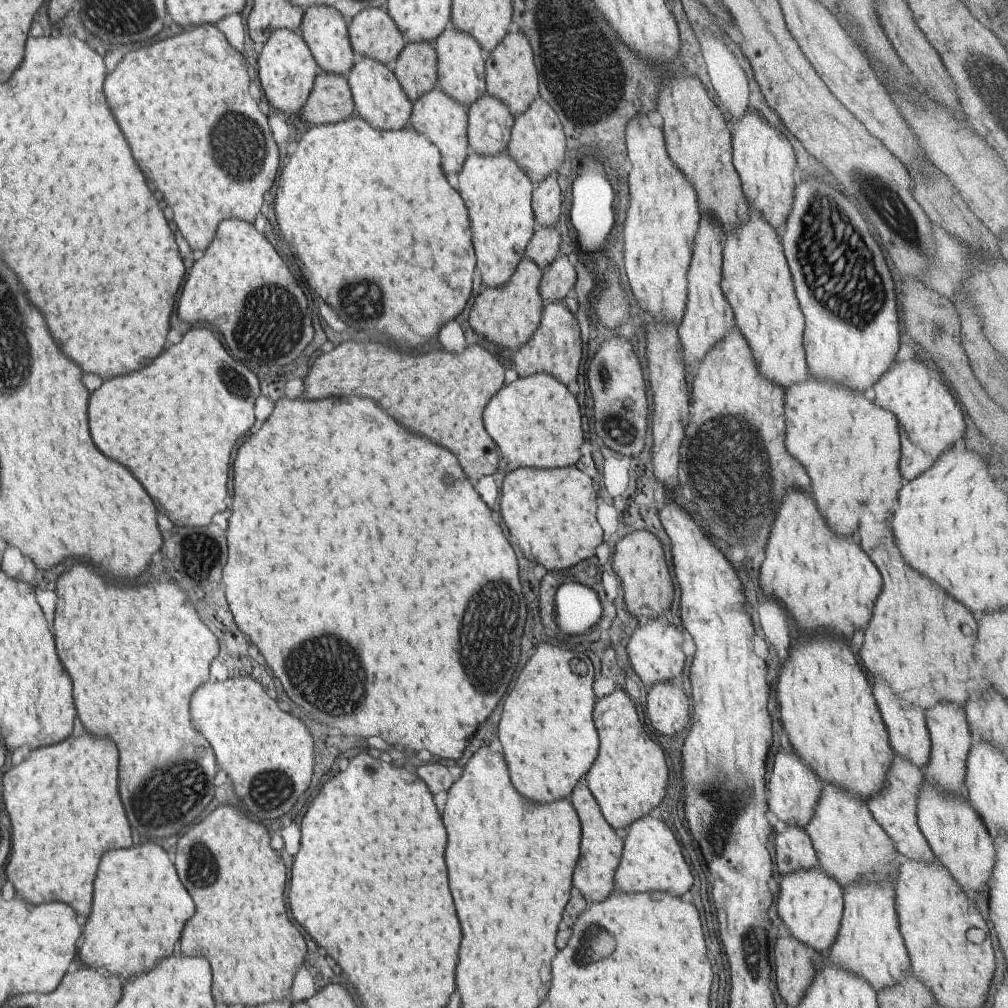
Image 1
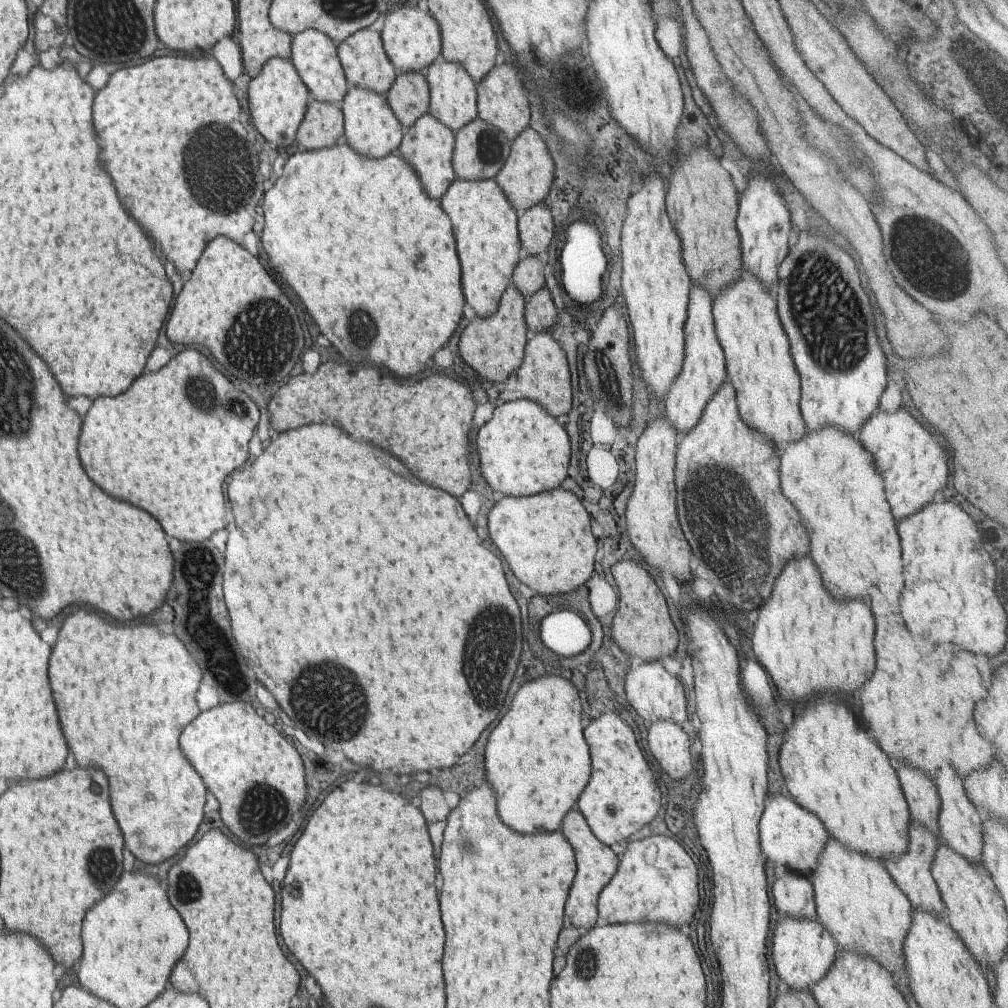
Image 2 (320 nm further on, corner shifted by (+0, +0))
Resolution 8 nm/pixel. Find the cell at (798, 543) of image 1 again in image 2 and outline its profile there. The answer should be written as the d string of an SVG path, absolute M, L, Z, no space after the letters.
M810 556L803 557L802 559L791 559L785 564L783 571L777 576L776 584L773 584L772 596L765 601L765 604L761 606L761 611L758 613L758 621L754 625L754 634L752 634L752 650L756 654L756 660L765 668L765 671L769 674L771 682L774 686L774 690L780 692L780 698L786 700L786 702L802 702L808 698L812 698L817 695L830 695L838 698L838 700L846 699L846 696L854 694L856 690L860 690L870 678L872 678L872 672L874 672L874 664L876 664L876 654L874 654L874 618L872 618L872 612L870 608L864 604L864 600L856 598L856 600L850 599L848 601L838 601L829 594L827 588L824 588L820 573L817 571L816 565Z

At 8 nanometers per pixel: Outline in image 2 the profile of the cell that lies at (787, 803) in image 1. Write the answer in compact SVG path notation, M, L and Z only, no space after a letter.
M781 793L776 798L768 798L765 811L759 822L761 855L774 866L785 866L787 870L809 877L819 863L819 856L824 852L829 834L820 819L804 810L792 797Z

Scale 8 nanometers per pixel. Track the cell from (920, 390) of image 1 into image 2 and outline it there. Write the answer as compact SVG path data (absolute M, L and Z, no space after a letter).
M901 406L892 413L877 409L864 423L858 433L858 439L865 450L872 453L876 468L884 481L886 500L897 524L932 503L934 494L945 488L948 482L948 460L944 446L939 444L938 437L934 438L930 430L926 430L915 420L907 408Z

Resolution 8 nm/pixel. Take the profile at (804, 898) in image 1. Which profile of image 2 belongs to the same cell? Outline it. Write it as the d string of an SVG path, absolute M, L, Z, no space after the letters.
M781 918L772 936L772 962L784 988L793 991L810 991L826 976L839 953L837 942L817 921L808 919Z

